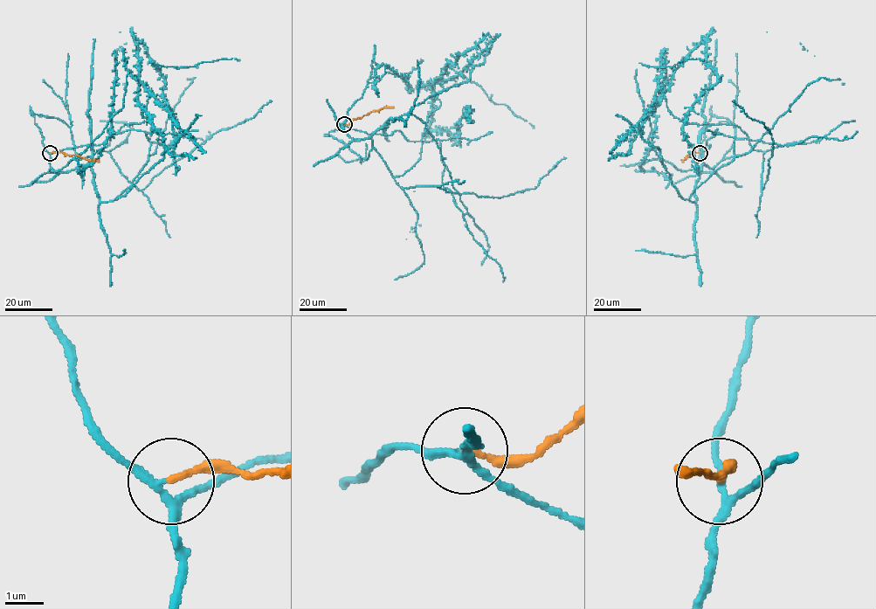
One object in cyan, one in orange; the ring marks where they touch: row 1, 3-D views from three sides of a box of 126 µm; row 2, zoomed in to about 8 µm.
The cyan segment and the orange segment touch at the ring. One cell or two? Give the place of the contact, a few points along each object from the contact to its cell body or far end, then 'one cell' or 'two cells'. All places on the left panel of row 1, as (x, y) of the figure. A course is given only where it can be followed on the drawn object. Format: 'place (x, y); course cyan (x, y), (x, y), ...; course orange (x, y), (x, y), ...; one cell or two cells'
place (50, 153); course cyan (50, 153), (50, 172), (71, 171), (145, 121), (137, 39), (164, 79), (173, 174); course orange (50, 153), (62, 151), (99, 162); two cells

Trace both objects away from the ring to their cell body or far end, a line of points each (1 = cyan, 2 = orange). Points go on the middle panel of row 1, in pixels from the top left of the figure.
1: (344, 124), (399, 176), (445, 89), (429, 84), (429, 127), (458, 141), (467, 107), (467, 123)
2: (344, 124), (371, 112), (393, 107)

